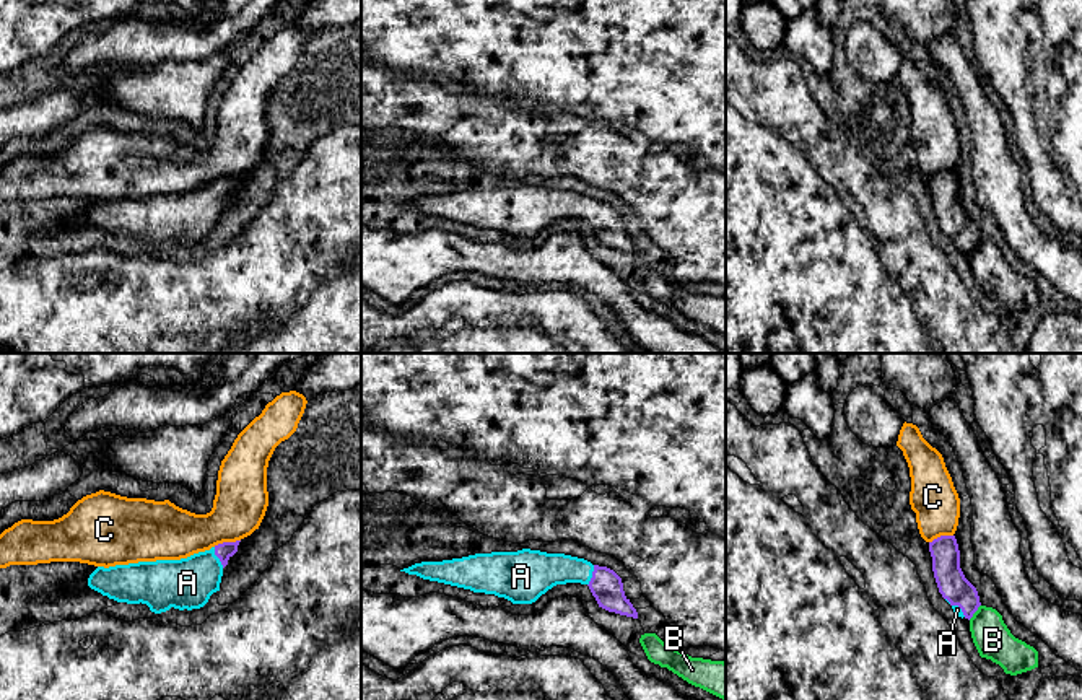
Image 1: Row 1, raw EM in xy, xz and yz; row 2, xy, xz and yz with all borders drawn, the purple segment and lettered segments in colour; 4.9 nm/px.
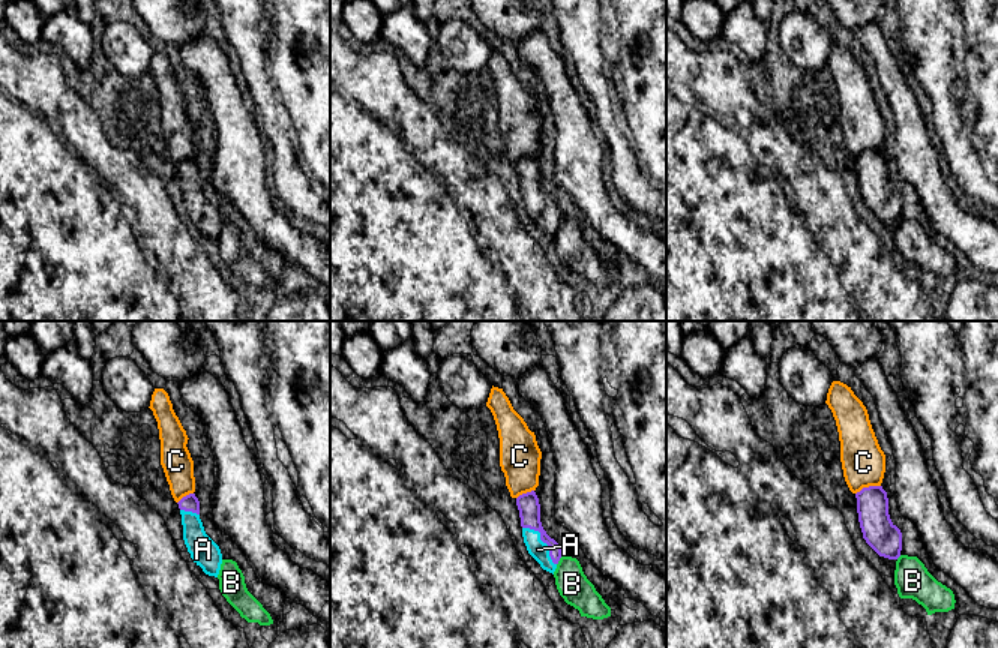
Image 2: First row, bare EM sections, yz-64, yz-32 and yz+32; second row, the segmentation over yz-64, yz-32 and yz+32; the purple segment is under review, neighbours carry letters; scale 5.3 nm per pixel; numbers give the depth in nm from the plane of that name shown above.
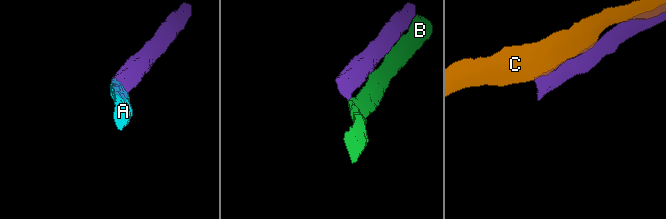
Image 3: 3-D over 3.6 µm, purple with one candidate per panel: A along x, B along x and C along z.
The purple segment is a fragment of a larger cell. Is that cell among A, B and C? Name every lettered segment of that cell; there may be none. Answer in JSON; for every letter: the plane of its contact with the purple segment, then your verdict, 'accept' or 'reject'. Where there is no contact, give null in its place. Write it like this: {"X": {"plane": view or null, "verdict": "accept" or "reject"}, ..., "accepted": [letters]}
{"A": {"plane": "xy", "verdict": "accept"}, "B": {"plane": "yz", "verdict": "reject"}, "C": {"plane": "xy", "verdict": "reject"}, "accepted": ["A"]}

